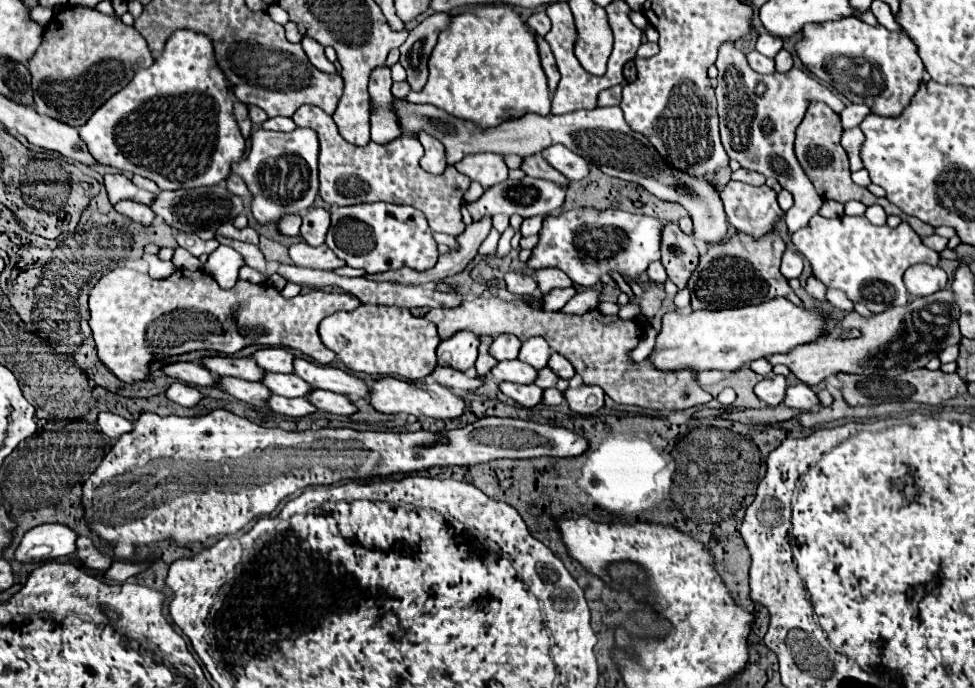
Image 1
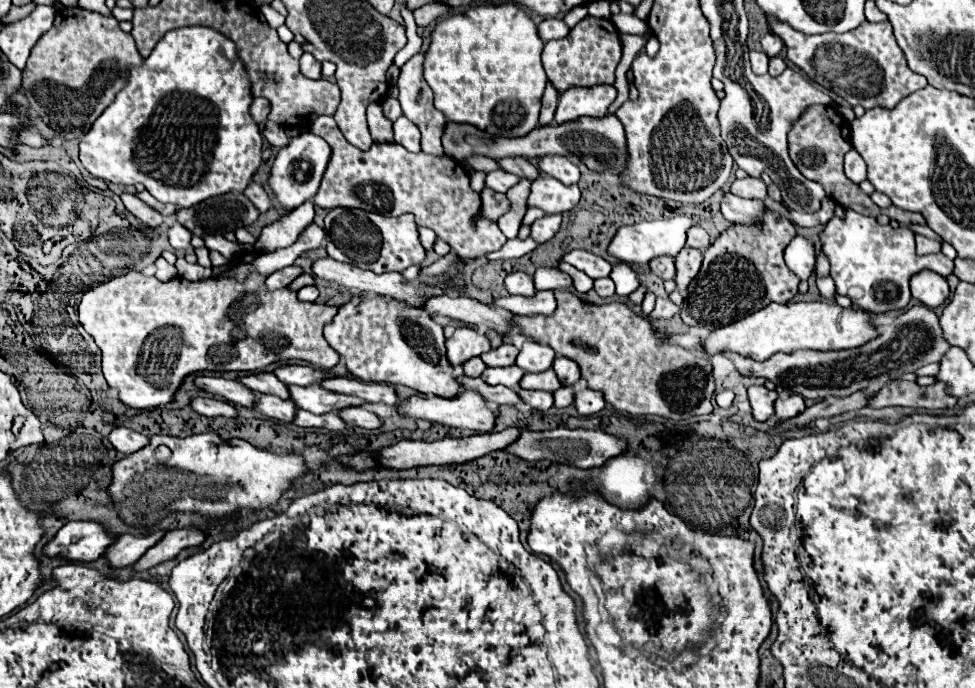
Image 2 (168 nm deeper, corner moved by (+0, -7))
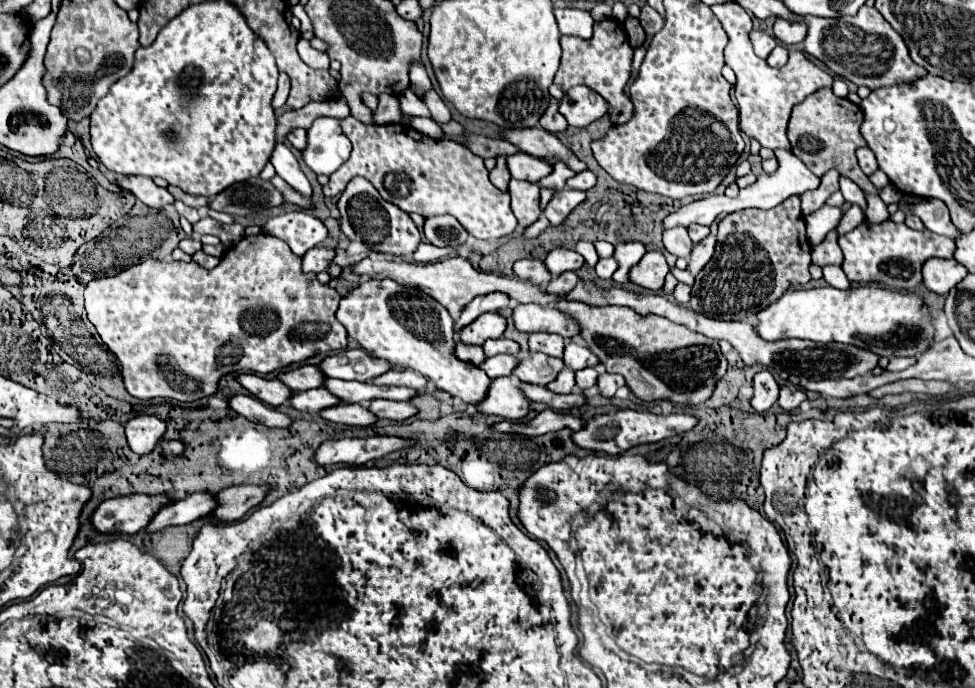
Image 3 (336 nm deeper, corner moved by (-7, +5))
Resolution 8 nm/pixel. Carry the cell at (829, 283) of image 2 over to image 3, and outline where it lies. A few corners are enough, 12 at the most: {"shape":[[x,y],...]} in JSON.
{"shape":[[837,234],[829,236],[811,250],[813,264],[841,266],[843,252]]}

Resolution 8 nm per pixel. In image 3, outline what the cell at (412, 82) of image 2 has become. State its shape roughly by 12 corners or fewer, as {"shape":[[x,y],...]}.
{"shape":[[435,90],[423,92],[423,102],[435,122],[451,120],[447,104]]}

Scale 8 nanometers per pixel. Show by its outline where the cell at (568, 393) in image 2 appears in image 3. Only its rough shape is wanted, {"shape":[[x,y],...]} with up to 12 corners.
{"shape":[[593,368],[575,372],[575,386],[587,390],[595,386],[597,372]]}

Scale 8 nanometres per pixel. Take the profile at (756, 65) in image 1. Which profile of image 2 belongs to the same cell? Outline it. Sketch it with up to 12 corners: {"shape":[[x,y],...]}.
{"shape":[[750,52],[752,70],[768,72],[768,56],[764,52]]}

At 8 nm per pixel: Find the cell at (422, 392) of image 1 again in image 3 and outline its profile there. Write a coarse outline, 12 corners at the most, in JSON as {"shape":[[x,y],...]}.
{"shape":[[515,376],[491,380],[477,412],[519,420],[529,400]]}

